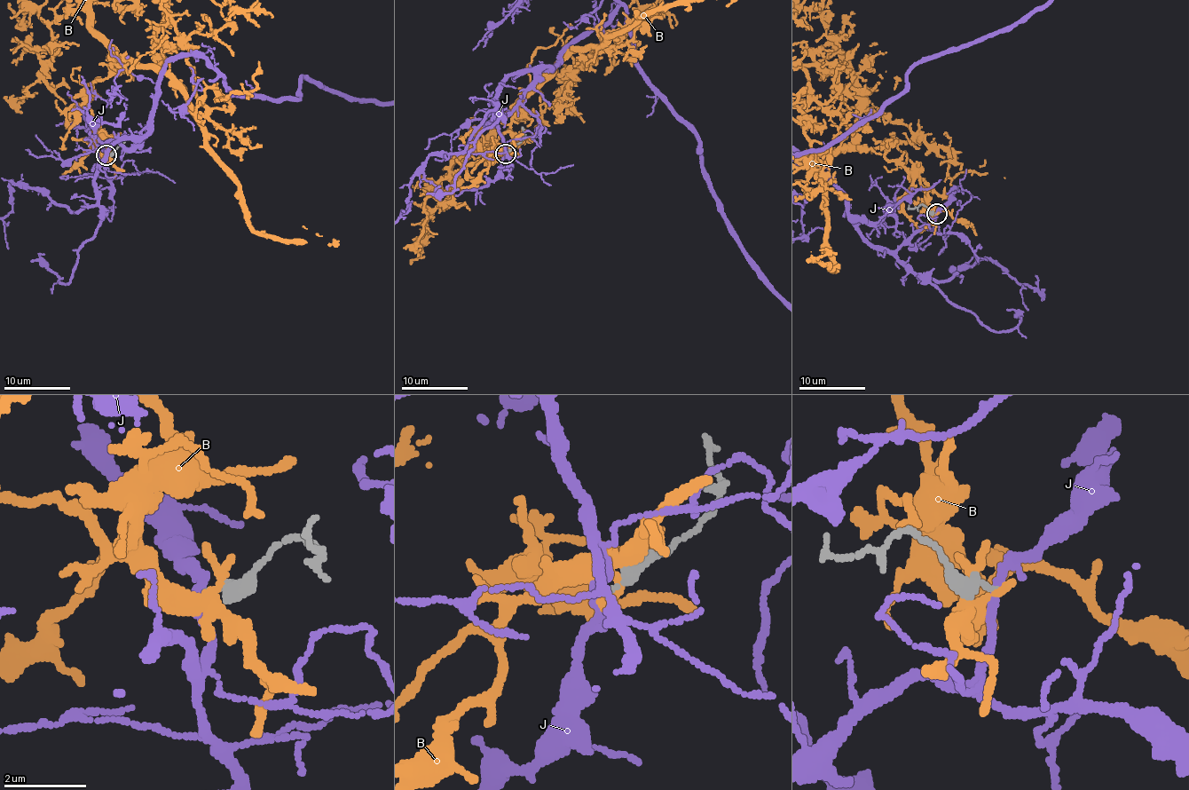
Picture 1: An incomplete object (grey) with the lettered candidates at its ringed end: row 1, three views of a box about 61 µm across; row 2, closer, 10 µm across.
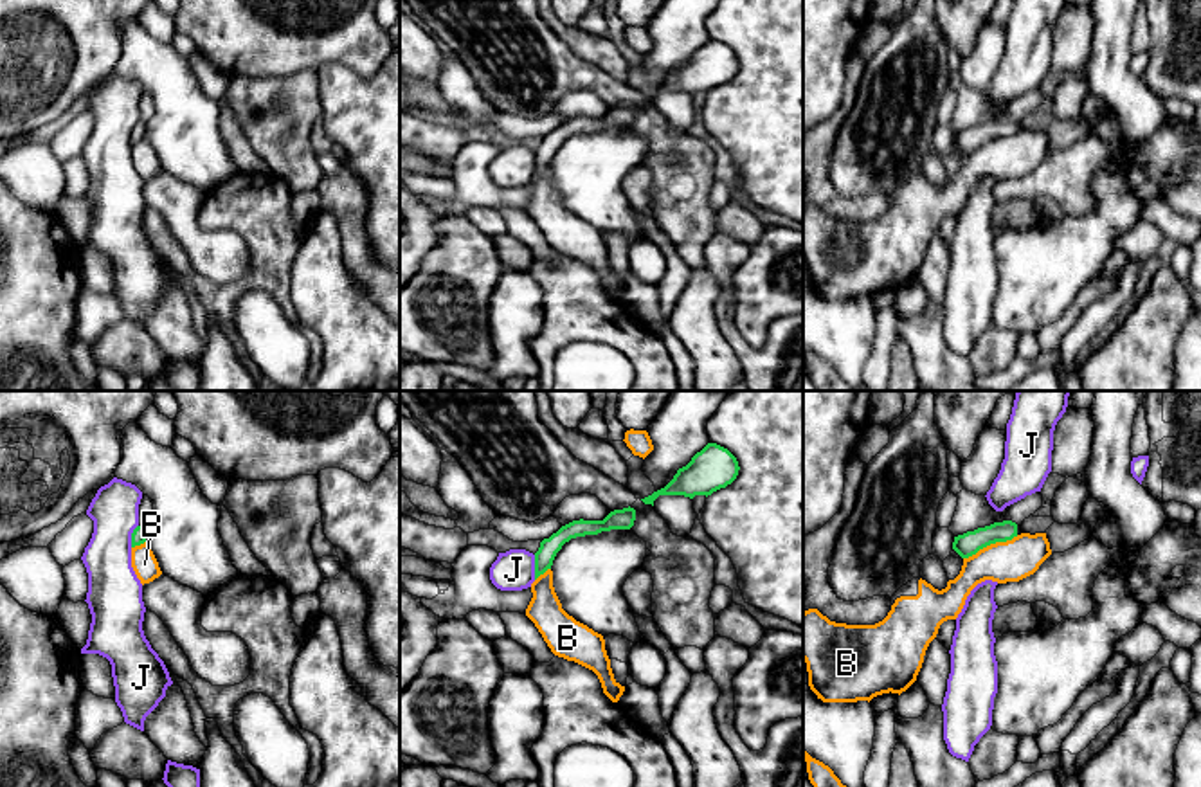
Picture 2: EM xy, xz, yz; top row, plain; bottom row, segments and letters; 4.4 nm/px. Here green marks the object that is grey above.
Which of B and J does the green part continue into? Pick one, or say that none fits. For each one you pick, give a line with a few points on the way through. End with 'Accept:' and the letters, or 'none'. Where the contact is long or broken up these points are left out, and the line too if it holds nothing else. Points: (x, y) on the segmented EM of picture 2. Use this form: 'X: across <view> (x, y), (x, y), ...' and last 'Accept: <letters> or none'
Accept: none

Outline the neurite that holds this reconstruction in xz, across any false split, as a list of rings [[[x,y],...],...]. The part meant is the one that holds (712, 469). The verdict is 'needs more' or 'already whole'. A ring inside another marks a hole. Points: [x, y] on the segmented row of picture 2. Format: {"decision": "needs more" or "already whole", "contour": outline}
{"decision": "already whole", "contour": [[[708,443],[686,466],[677,470],[664,488],[641,501],[654,506],[654,501],[659,495],[684,495],[690,499],[695,495],[708,497],[731,484],[736,479],[738,470],[738,461],[727,448],[717,443]]]}

